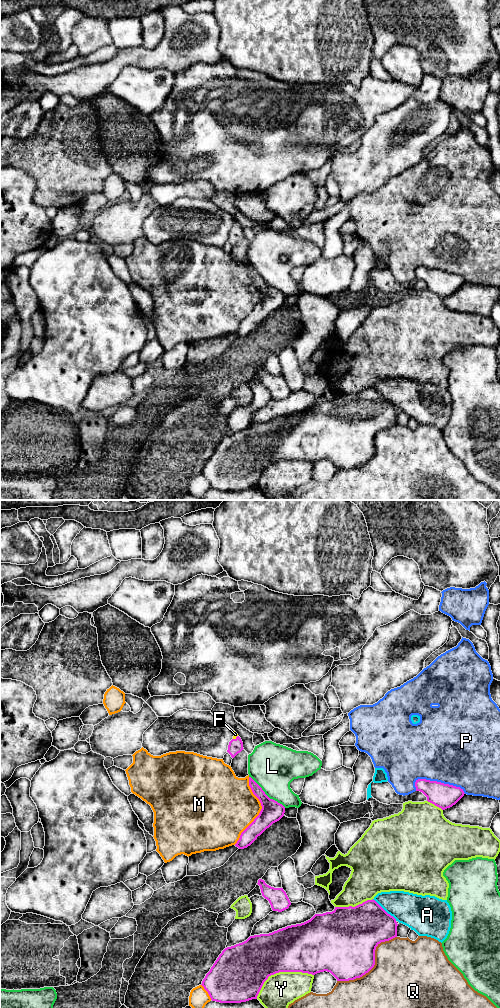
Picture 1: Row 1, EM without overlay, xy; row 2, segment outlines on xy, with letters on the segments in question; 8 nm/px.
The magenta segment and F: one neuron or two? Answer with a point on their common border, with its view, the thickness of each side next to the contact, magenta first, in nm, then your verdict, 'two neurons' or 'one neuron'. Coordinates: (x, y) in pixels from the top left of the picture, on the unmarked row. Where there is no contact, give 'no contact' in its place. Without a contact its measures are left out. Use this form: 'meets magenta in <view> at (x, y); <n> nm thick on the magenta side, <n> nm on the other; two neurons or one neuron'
meets magenta in xy at (236, 225); 120 nm thick on the magenta side, 30 nm on the other; one neuron

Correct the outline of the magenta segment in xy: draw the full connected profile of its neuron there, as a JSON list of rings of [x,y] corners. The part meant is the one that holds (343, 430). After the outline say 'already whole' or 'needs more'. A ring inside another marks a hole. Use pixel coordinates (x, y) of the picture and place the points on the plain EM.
[[[367,388],[355,395],[335,395],[332,400],[315,402],[310,408],[287,414],[269,422],[250,424],[246,429],[225,436],[202,469],[212,489],[241,491],[257,484],[269,464],[279,460],[302,460],[315,463],[330,460],[337,469],[360,466],[375,453],[376,435],[397,425],[396,407],[388,402],[375,388]]]; already whole

